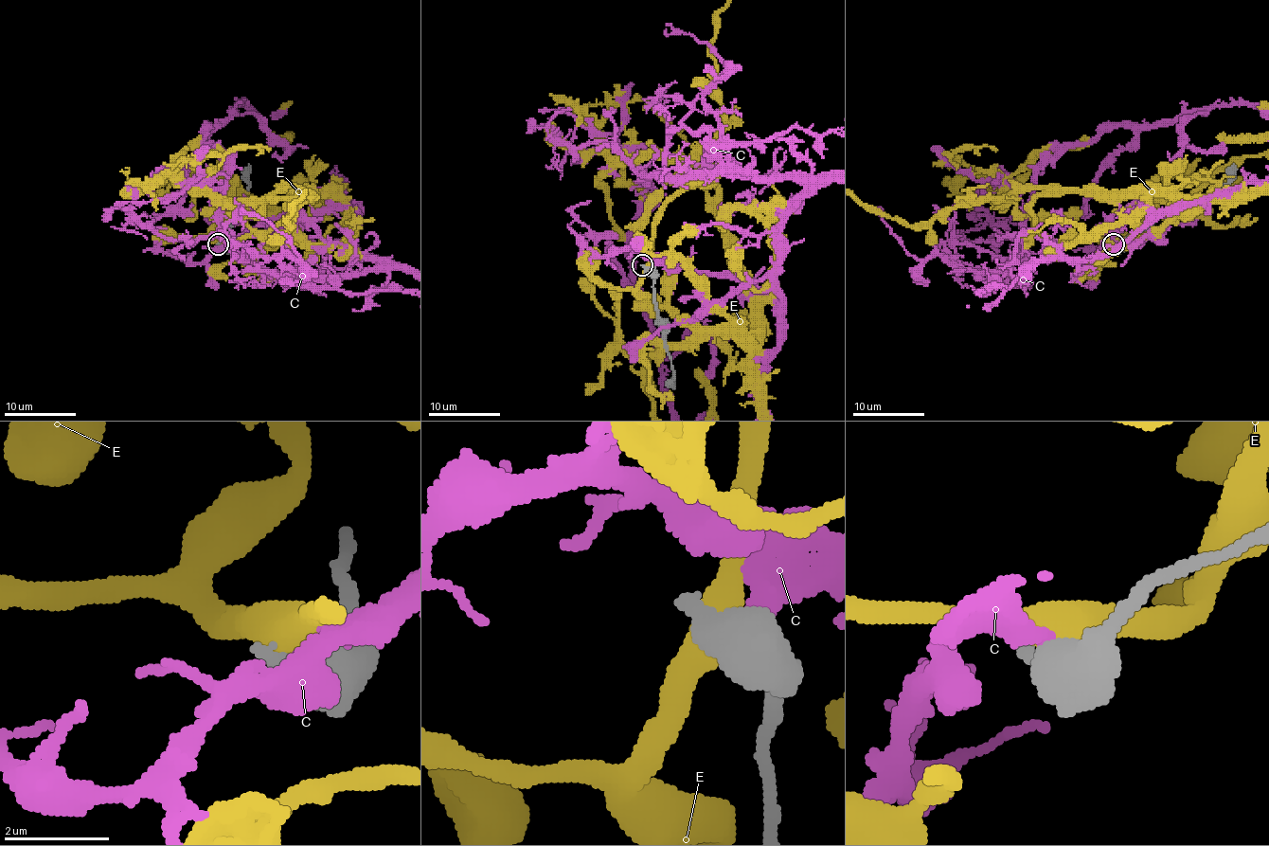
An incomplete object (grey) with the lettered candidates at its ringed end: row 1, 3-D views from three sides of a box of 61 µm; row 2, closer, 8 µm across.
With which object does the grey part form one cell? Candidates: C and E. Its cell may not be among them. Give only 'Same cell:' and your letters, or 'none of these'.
Same cell: none of these

